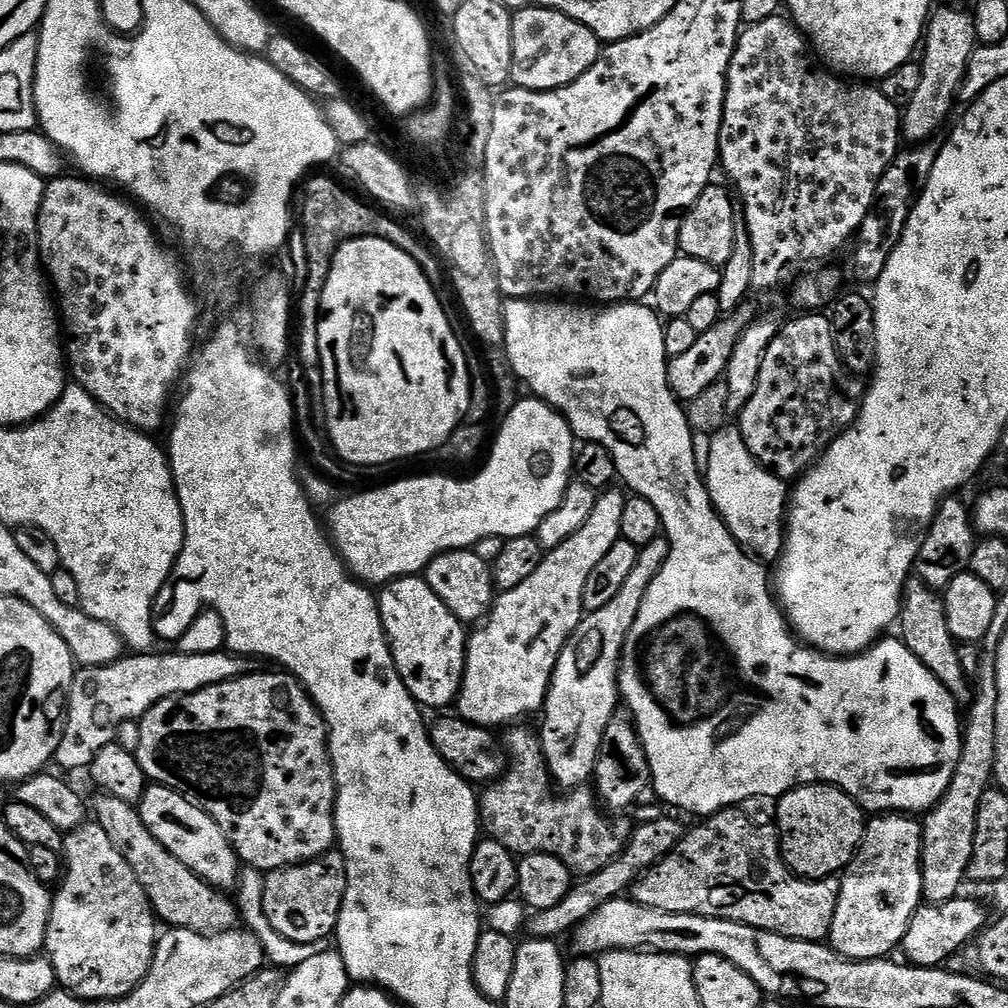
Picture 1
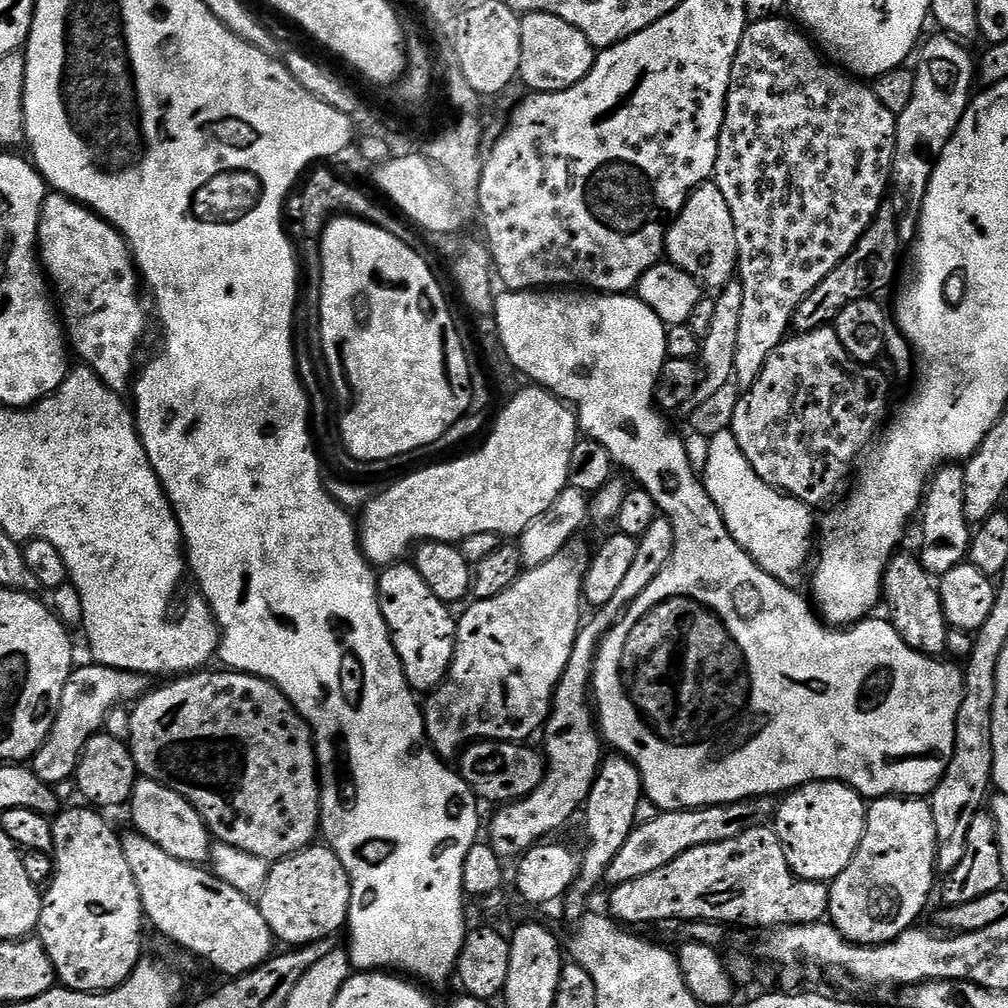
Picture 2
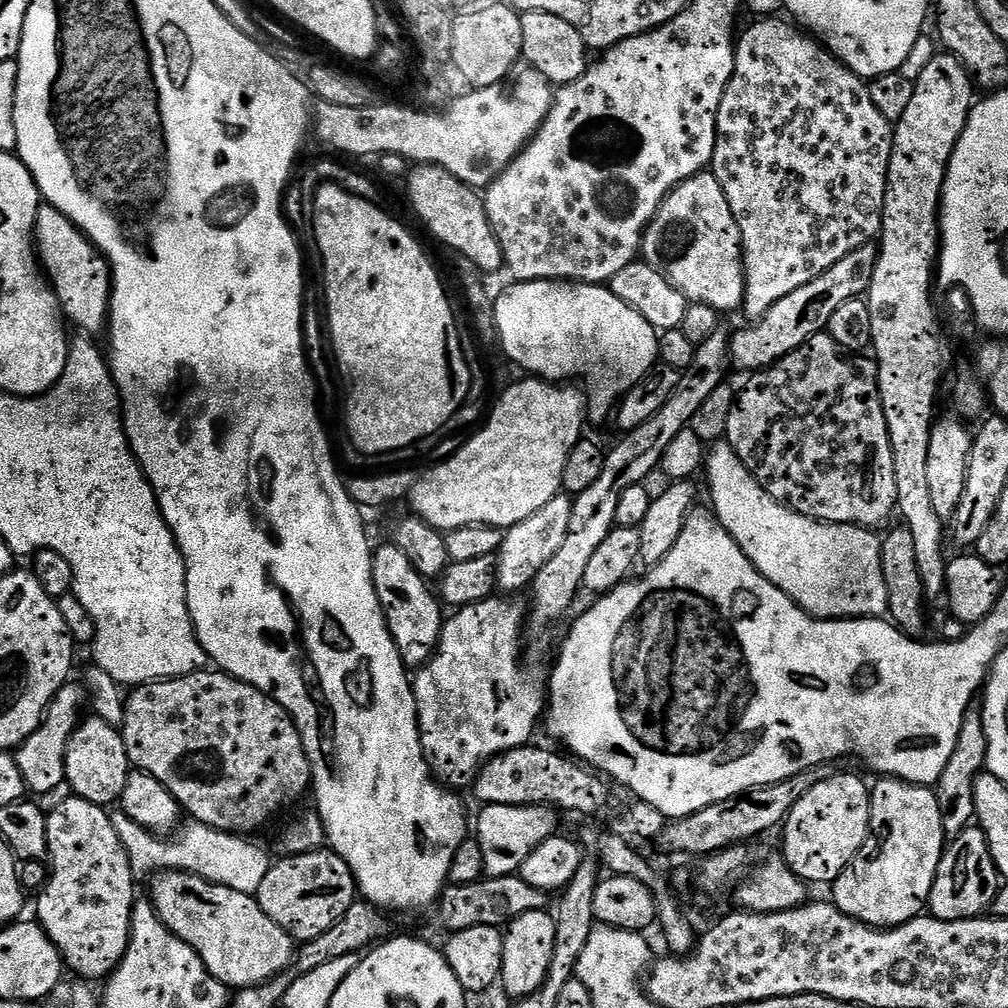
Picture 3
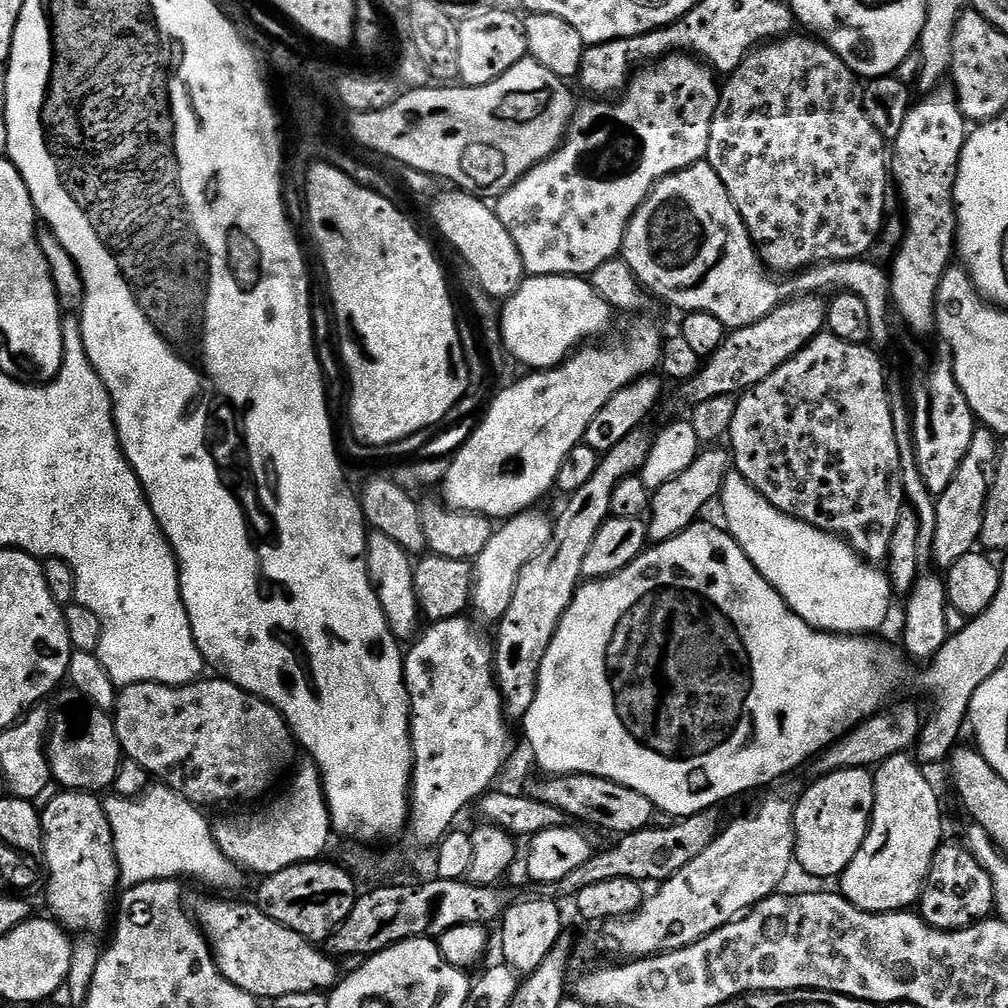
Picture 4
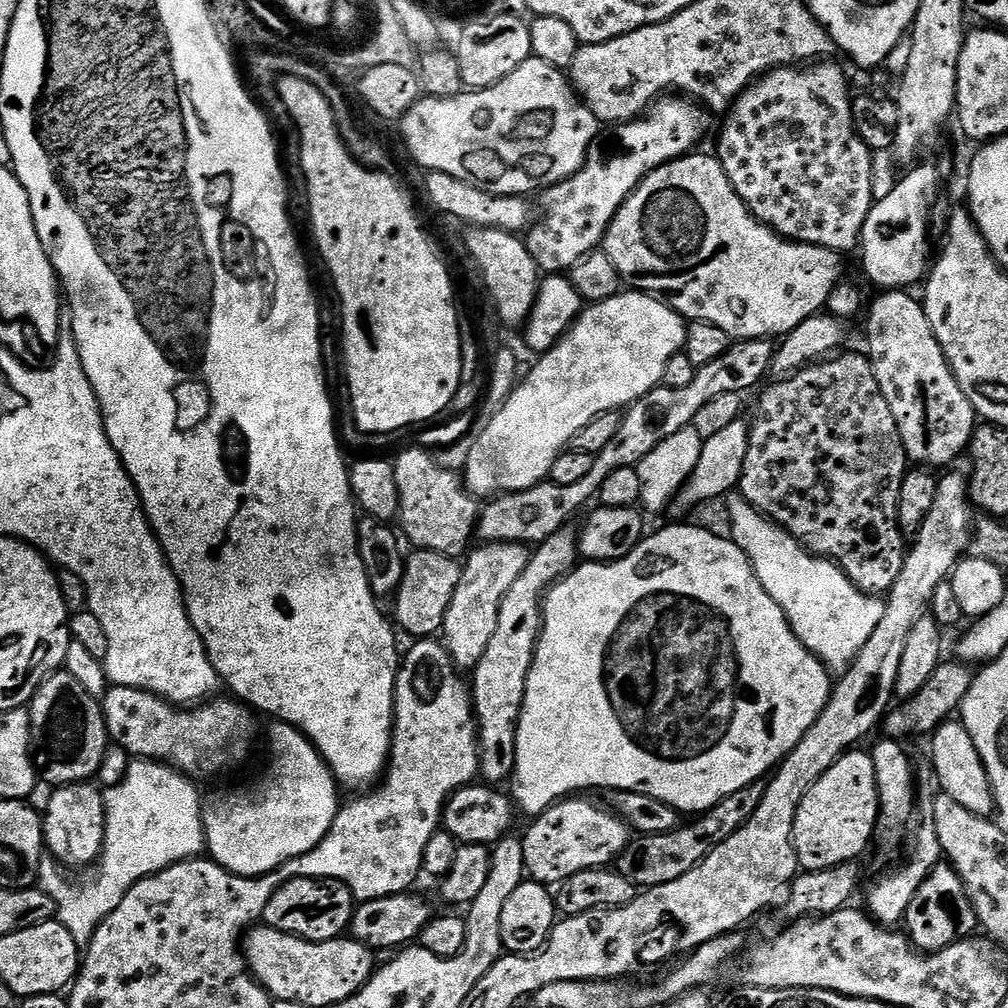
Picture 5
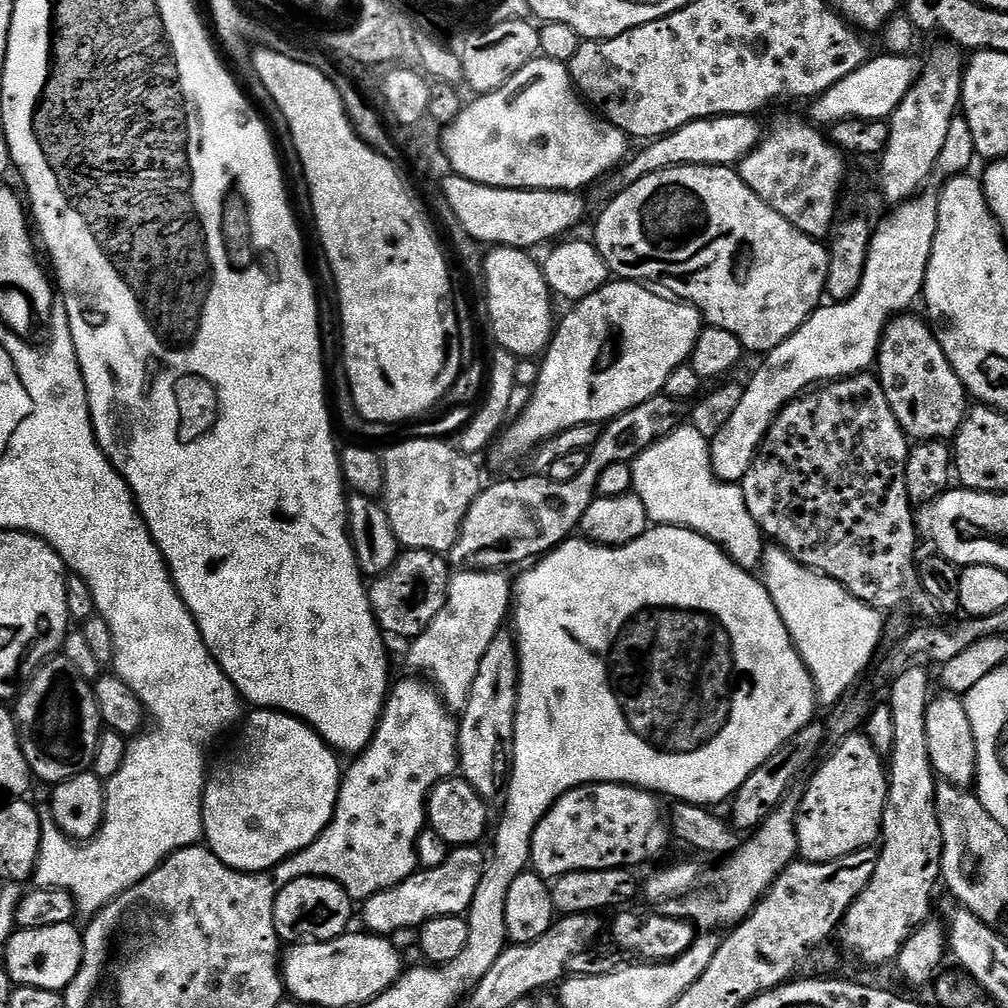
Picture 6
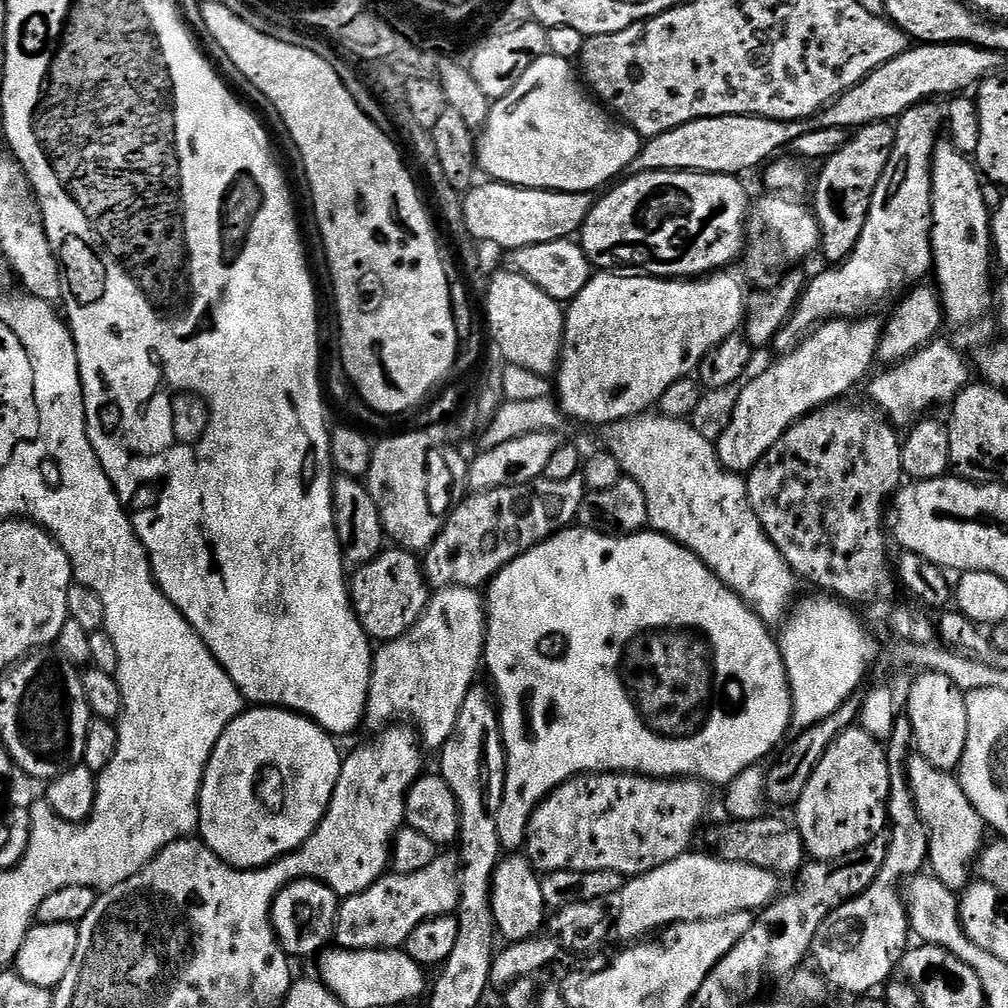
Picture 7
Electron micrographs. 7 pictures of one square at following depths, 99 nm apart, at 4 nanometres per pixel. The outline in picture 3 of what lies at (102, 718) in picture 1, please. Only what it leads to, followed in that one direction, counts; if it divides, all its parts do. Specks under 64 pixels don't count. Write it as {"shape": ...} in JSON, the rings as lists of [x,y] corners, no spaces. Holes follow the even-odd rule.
{"shape":[[[75,682],[63,684],[58,694],[54,694],[50,706],[44,711],[44,720],[38,726],[38,730],[34,730],[34,734],[30,734],[30,738],[26,738],[26,742],[22,742],[19,748],[15,749],[16,765],[24,779],[24,787],[29,793],[37,792],[38,795],[44,796],[47,792],[54,791],[59,784],[65,783],[64,755],[76,725],[82,719],[80,703],[83,700],[85,703],[85,685],[83,688]]]}

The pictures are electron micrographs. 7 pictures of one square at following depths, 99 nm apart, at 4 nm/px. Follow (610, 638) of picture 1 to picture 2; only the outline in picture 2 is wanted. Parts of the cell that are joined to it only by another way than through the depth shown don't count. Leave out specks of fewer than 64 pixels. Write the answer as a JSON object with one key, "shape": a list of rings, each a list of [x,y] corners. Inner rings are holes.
{"shape":[[[662,514],[657,515],[656,521],[651,523],[646,529],[646,534],[642,534],[636,541],[636,549],[634,550],[634,563],[631,564],[629,572],[625,575],[624,581],[618,585],[618,591],[614,593],[614,598],[610,598],[610,602],[606,602],[601,608],[595,609],[591,614],[592,617],[583,621],[578,638],[574,642],[574,650],[570,650],[570,662],[566,662],[566,670],[562,674],[562,678],[558,682],[556,692],[552,695],[552,710],[548,714],[546,727],[543,729],[544,748],[543,755],[546,757],[546,771],[544,781],[541,782],[530,795],[525,796],[523,800],[509,803],[507,806],[501,807],[500,812],[492,820],[492,825],[487,825],[486,840],[492,845],[492,849],[502,858],[519,857],[528,851],[535,844],[541,843],[551,832],[556,832],[572,815],[579,813],[583,809],[584,804],[588,800],[590,790],[596,781],[596,775],[600,769],[600,761],[602,759],[602,737],[598,727],[597,717],[594,715],[594,704],[590,699],[590,689],[592,687],[592,671],[596,665],[596,653],[600,651],[600,643],[604,641],[610,629],[614,627],[617,620],[628,611],[629,606],[638,598],[638,594],[642,594],[642,590],[646,590],[646,586],[650,586],[650,582],[654,582],[654,578],[658,578],[658,574],[662,574],[662,570],[666,570],[666,566],[672,557],[674,550],[674,530],[672,523]]]}

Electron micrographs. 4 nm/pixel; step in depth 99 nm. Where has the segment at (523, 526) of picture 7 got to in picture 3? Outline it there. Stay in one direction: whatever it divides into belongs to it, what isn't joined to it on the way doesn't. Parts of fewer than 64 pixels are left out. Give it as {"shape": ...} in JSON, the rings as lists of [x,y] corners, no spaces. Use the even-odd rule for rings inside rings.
{"shape":[[[875,243],[863,244],[858,250],[846,254],[842,262],[834,262],[826,274],[814,278],[814,282],[806,282],[806,286],[798,286],[794,294],[786,294],[786,298],[778,298],[770,310],[760,320],[751,321],[749,328],[740,328],[730,336],[730,360],[744,371],[744,374],[755,374],[777,364],[786,354],[798,350],[810,338],[825,331],[833,316],[844,303],[859,300],[870,286],[870,278],[874,278],[874,266],[878,248]]]}

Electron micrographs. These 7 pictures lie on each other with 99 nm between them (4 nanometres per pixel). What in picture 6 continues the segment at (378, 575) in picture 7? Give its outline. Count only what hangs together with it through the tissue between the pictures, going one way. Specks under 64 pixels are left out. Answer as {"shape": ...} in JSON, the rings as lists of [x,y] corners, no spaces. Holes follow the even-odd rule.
{"shape":[[[413,548],[401,551],[394,566],[390,566],[386,574],[375,577],[368,588],[370,606],[381,632],[389,637],[415,638],[422,635],[426,626],[438,618],[438,610],[446,606],[448,584],[452,577],[449,561],[441,553]]]}

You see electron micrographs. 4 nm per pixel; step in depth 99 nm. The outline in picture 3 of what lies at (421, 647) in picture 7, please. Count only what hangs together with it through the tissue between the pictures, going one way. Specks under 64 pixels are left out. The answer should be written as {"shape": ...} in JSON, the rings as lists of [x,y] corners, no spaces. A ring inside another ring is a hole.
{"shape":[[[557,494],[550,498],[550,502],[546,502],[546,506],[530,514],[530,518],[505,531],[496,561],[496,583],[501,593],[520,594],[523,588],[525,591],[538,574],[538,570],[542,570],[542,566],[546,566],[546,562],[550,562],[550,558],[558,554],[562,541],[566,539],[566,530],[570,530],[572,502],[571,495]]]}

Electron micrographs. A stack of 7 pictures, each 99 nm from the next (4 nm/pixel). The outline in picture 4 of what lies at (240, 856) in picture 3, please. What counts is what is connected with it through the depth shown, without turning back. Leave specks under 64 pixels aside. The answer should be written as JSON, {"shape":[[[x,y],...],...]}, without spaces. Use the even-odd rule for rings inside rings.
{"shape":[[[159,782],[153,785],[145,787],[139,796],[125,798],[112,794],[104,800],[120,867],[119,887],[127,890],[146,882],[184,876],[193,876],[216,888],[238,887],[245,873],[239,864],[222,854],[213,825],[200,813],[203,811],[173,788]]]}

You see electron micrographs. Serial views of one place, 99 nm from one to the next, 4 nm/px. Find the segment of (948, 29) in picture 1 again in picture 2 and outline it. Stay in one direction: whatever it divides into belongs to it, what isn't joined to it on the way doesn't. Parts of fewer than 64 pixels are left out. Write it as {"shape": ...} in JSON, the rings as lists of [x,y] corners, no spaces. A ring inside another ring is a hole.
{"shape":[[[935,34],[923,41],[918,48],[918,57],[920,61],[914,65],[916,81],[914,82],[914,92],[908,101],[906,108],[897,115],[896,118],[896,153],[892,163],[891,183],[908,200],[923,201],[928,183],[932,177],[932,169],[936,167],[942,150],[950,142],[954,130],[962,122],[970,103],[970,97],[973,95],[972,80],[974,84],[974,60],[967,52],[965,45],[961,41],[947,35]]]}

